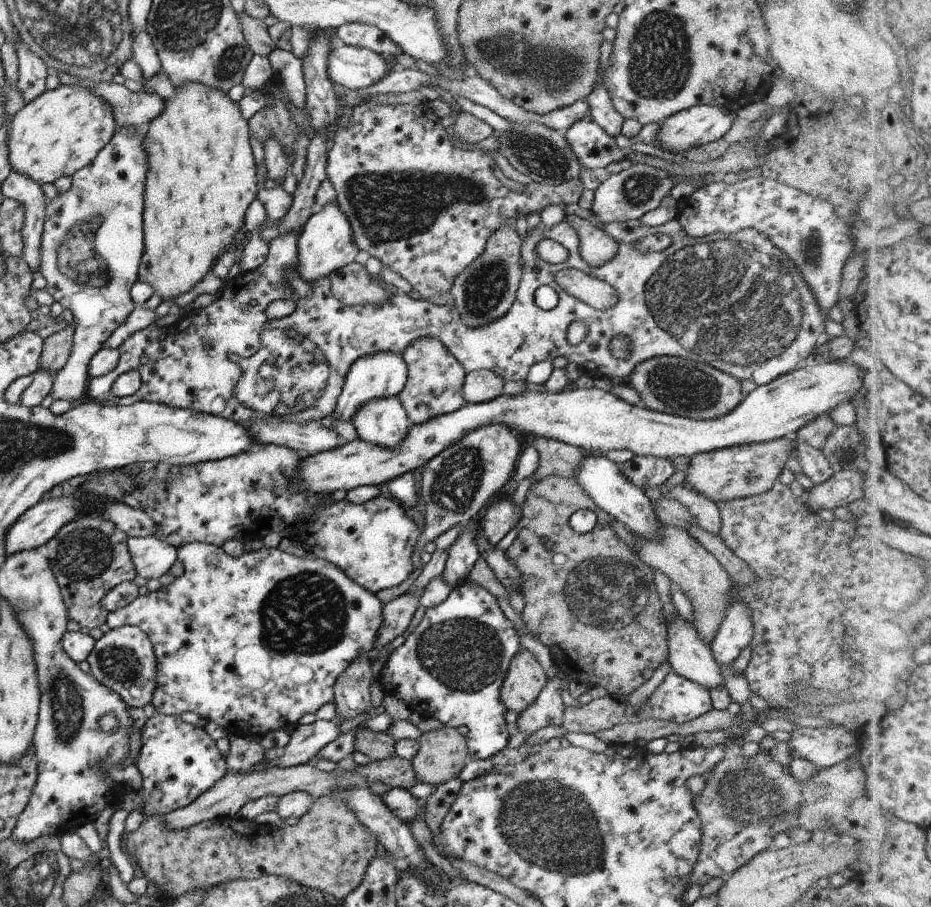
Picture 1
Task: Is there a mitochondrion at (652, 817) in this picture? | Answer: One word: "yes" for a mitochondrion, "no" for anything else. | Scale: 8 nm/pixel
no

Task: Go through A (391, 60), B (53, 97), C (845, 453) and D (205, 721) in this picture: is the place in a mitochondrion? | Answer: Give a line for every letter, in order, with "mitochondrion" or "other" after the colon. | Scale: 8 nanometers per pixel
A: other
B: other
C: mitochondrion
D: other

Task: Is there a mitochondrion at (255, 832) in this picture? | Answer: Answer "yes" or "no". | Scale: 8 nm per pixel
no

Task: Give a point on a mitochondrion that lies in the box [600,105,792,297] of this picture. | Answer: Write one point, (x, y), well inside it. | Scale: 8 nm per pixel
(637, 190)

